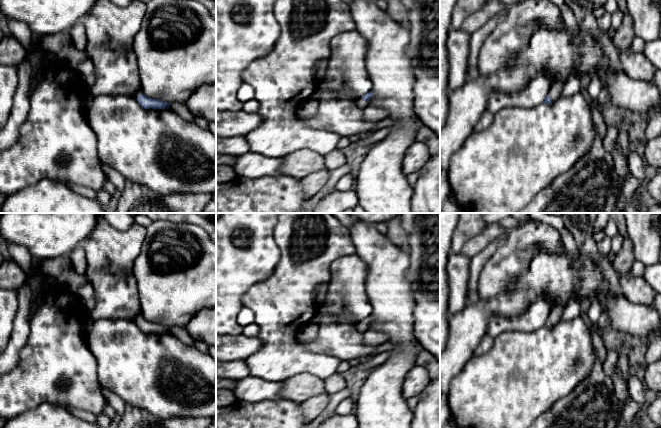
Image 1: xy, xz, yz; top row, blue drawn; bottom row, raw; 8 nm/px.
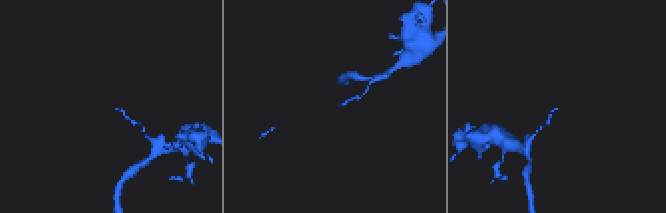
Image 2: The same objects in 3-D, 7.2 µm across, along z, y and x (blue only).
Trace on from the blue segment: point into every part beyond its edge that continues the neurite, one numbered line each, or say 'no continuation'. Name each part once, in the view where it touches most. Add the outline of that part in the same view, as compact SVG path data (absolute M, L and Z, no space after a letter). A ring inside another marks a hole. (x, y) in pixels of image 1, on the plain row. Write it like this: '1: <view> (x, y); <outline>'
1: xz (360, 326); M360 321L360 322L356 323L356 329L359 332L361 332L362 334L364 334L369 329L369 326L367 326L362 321Z

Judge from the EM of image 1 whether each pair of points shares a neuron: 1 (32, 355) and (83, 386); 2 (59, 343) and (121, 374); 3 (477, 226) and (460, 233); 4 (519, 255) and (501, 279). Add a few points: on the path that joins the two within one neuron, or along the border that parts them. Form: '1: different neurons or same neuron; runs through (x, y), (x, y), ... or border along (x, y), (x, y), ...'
1: same neuron; runs through (45, 358), (55, 358), (70, 373)
2: different neurons; border along (87, 340), (102, 385)
3: same neuron; runs through (473, 226), (469, 226), (464, 231)
4: same neuron; runs through (513, 261), (501, 273)

